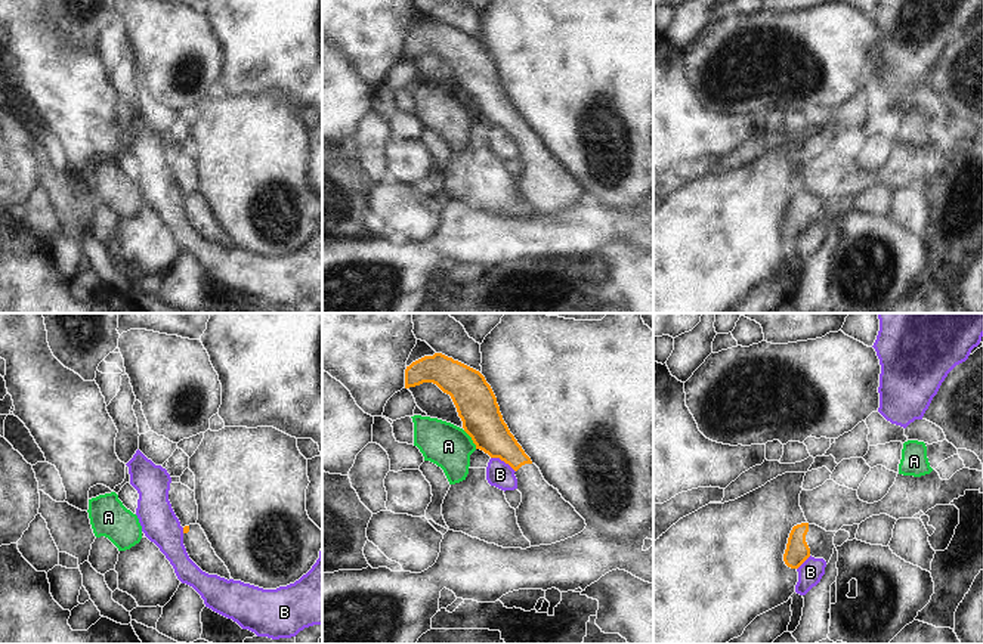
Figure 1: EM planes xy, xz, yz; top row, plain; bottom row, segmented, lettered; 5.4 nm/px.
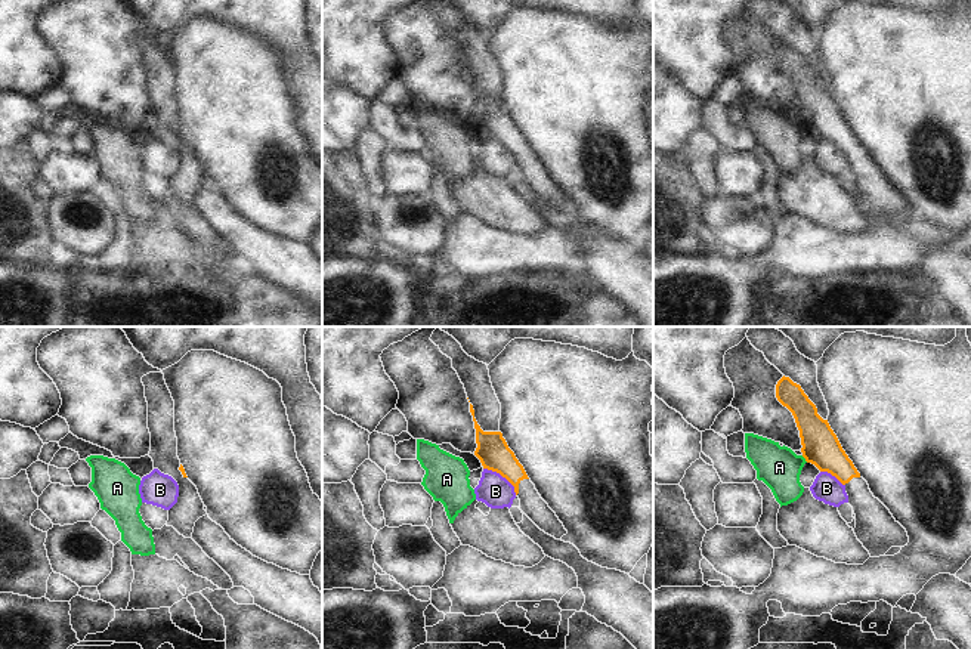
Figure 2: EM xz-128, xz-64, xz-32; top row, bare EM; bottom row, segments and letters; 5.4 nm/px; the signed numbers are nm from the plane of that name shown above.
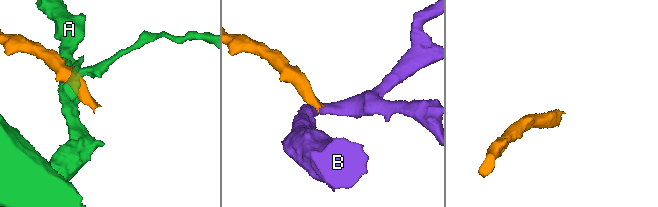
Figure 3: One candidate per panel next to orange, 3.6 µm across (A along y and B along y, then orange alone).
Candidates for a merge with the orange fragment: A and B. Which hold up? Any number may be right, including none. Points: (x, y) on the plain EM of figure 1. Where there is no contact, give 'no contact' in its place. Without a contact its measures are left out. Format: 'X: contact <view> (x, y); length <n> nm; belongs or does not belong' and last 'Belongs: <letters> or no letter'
A: contact xz (472, 108); length 130 nm; does not belong
B: contact xz (503, 129); length 160 nm; does not belong
Belongs: no letter

